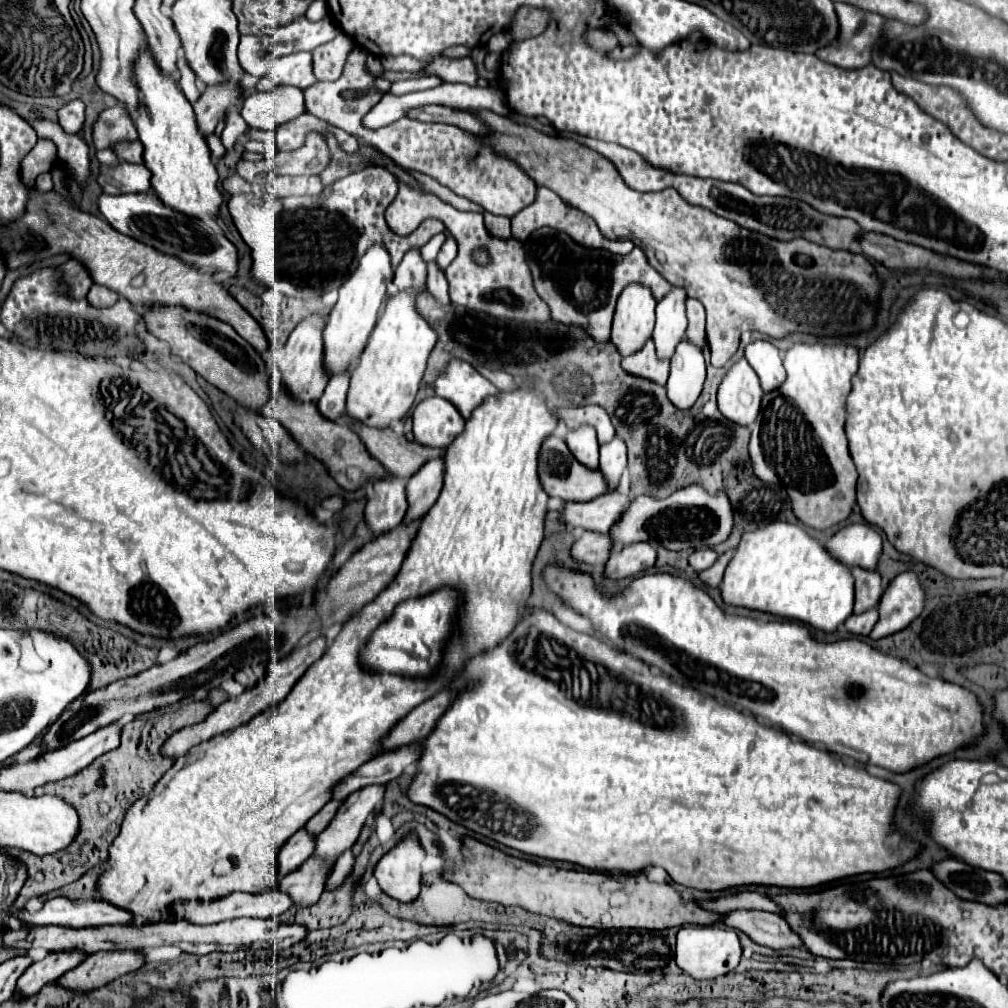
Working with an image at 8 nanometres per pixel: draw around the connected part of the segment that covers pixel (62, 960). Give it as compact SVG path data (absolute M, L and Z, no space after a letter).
M47 953L47 957L43 961L33 963L21 975L21 979L17 981L13 999L25 1001L27 997L37 995L41 991L41 987L45 987L51 981L57 981L63 973L77 967L77 963L81 963L81 959L83 959L83 953Z

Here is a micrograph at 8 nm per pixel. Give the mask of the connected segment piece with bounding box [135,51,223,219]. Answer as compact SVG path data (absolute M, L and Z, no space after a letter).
M143 51L137 61L135 81L141 89L141 105L135 127L139 141L145 147L143 161L151 171L151 187L155 195L163 201L163 205L177 213L195 219L215 219L223 203L223 193L217 189L219 175L211 161L211 151L199 135L191 103L177 91L175 81L157 69L149 51Z

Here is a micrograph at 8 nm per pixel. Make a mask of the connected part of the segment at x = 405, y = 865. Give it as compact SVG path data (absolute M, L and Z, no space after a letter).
M415 833L405 837L393 851L389 851L375 867L375 879L381 891L397 901L415 901L421 891L421 863L425 851Z

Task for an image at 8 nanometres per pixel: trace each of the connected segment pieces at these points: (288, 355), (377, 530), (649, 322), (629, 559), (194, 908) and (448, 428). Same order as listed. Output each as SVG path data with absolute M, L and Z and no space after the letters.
M311 315L303 319L289 335L285 345L285 357L279 361L283 383L289 389L289 393L299 401L317 403L329 381L323 369L323 327L325 327L325 319L321 315Z
M387 477L373 483L373 493L365 505L365 523L373 537L395 529L399 521L403 521L405 511L405 483L399 477Z
M629 285L621 293L615 309L611 343L621 357L633 355L651 339L655 325L655 301L649 289L641 285Z
M633 543L619 551L613 551L613 555L607 561L605 577L607 579L627 579L639 571L647 571L655 565L657 551L651 543Z
M275 889L259 895L231 893L229 897L223 897L221 901L213 901L209 905L177 903L175 913L187 921L205 925L205 923L219 923L235 917L265 917L265 919L279 917L291 907L293 907L293 899L287 893Z
M427 397L413 411L413 435L419 445L449 447L465 431L465 419L443 397Z

